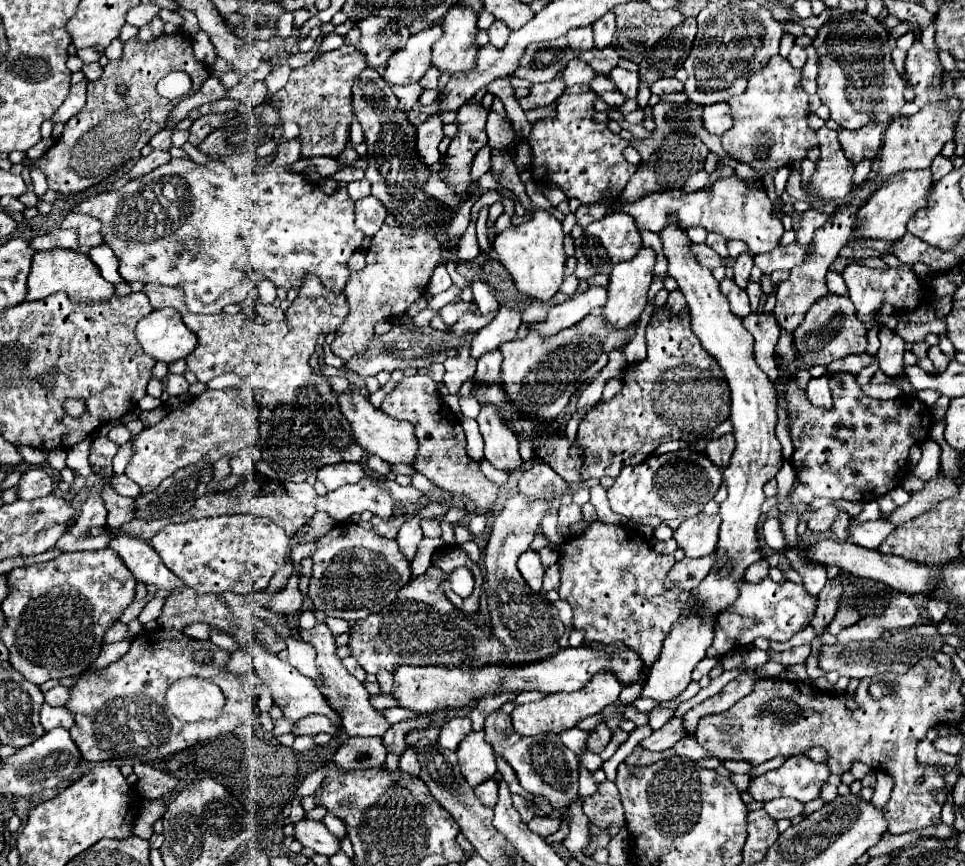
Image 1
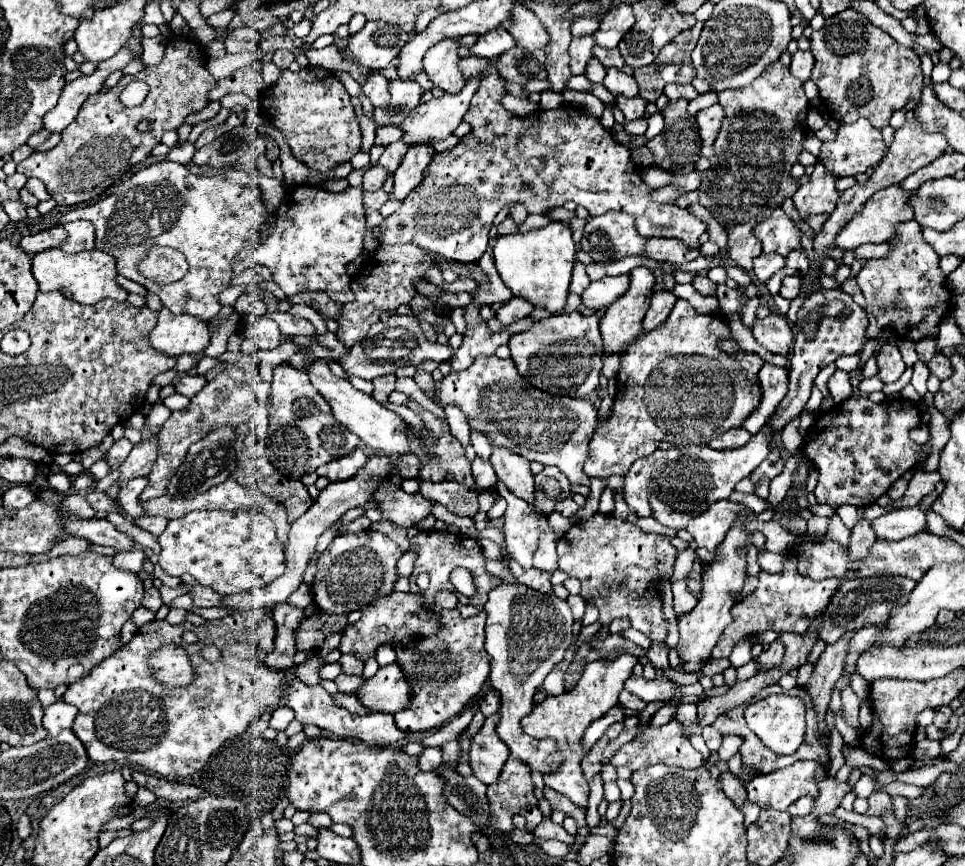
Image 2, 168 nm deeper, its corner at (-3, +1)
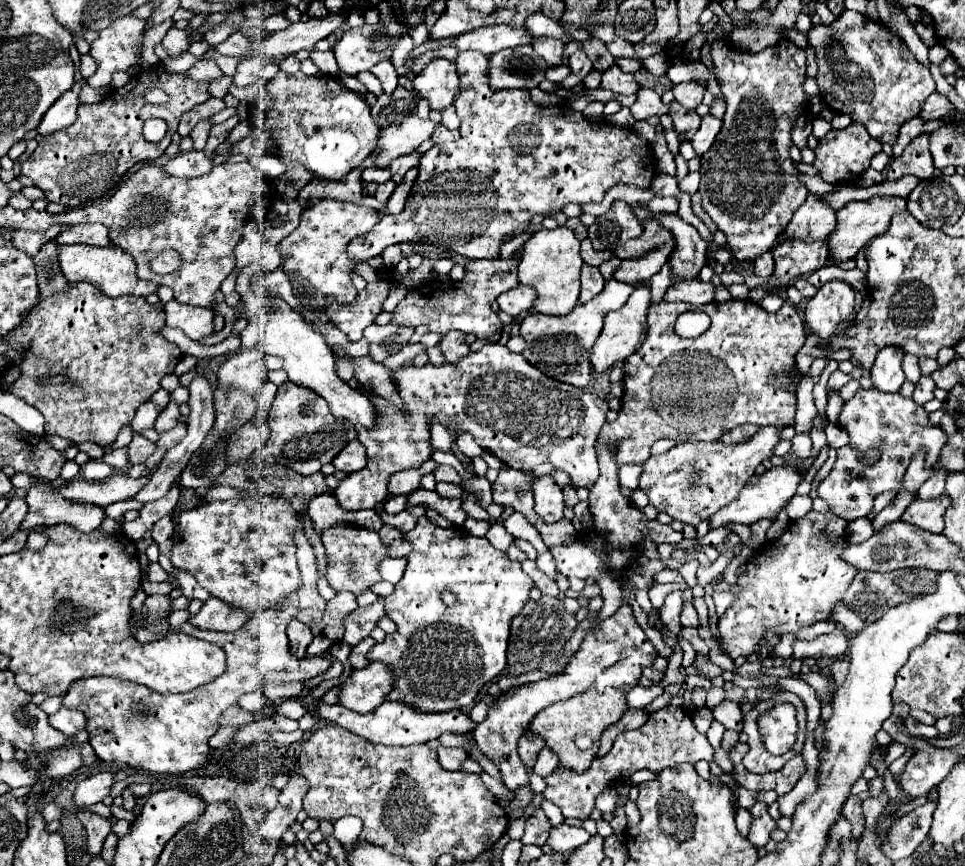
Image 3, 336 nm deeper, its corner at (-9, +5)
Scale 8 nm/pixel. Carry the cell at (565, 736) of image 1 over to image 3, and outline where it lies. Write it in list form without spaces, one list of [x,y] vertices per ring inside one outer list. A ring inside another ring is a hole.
[[[635,686],[629,694],[627,694],[627,706],[629,708],[645,708],[647,704],[651,704],[657,696],[663,694],[661,686],[653,686],[653,688],[641,688]]]

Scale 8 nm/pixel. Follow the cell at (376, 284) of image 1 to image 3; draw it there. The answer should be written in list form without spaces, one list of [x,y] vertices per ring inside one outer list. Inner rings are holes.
[[[381,276],[381,282],[367,284],[365,290],[357,294],[357,300],[353,304],[329,304],[325,308],[325,314],[329,320],[347,334],[349,340],[357,342],[363,338],[363,328],[375,322],[375,316],[381,312],[381,306],[385,298],[389,296],[391,280],[387,276]]]

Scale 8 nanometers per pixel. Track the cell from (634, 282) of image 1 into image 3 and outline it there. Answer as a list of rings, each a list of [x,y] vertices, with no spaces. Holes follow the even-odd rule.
[[[639,284],[639,286],[635,286],[633,294],[629,296],[627,304],[621,310],[609,312],[605,316],[605,326],[601,330],[601,336],[597,338],[597,342],[591,350],[593,372],[605,372],[615,362],[623,362],[633,352],[637,352],[637,348],[641,346],[641,340],[645,338],[645,320],[647,320],[649,306],[651,306],[651,288],[647,284]]]

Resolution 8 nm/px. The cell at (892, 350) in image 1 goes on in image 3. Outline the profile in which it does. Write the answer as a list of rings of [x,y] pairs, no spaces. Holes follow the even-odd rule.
[[[887,346],[877,354],[877,360],[871,368],[871,380],[875,388],[883,392],[897,392],[901,388],[901,384],[905,382],[905,374],[901,370],[903,356],[905,352],[893,346]]]

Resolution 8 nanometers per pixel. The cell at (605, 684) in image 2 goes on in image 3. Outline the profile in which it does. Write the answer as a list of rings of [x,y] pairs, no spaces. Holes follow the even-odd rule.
[[[597,686],[593,688],[587,688],[585,694],[577,694],[565,702],[557,702],[557,704],[551,704],[547,708],[543,708],[541,712],[535,714],[535,718],[531,720],[531,732],[535,736],[541,736],[545,740],[545,744],[553,750],[553,754],[559,758],[559,766],[561,768],[569,768],[573,772],[585,772],[589,766],[591,766],[591,760],[599,748],[599,736],[601,732],[609,726],[609,724],[615,724],[623,712],[627,710],[627,704],[625,704],[625,694],[629,692],[631,686],[617,686],[615,692],[599,692]],[[577,736],[587,736],[593,740],[593,746],[587,748],[587,750],[581,750],[575,740]]]

